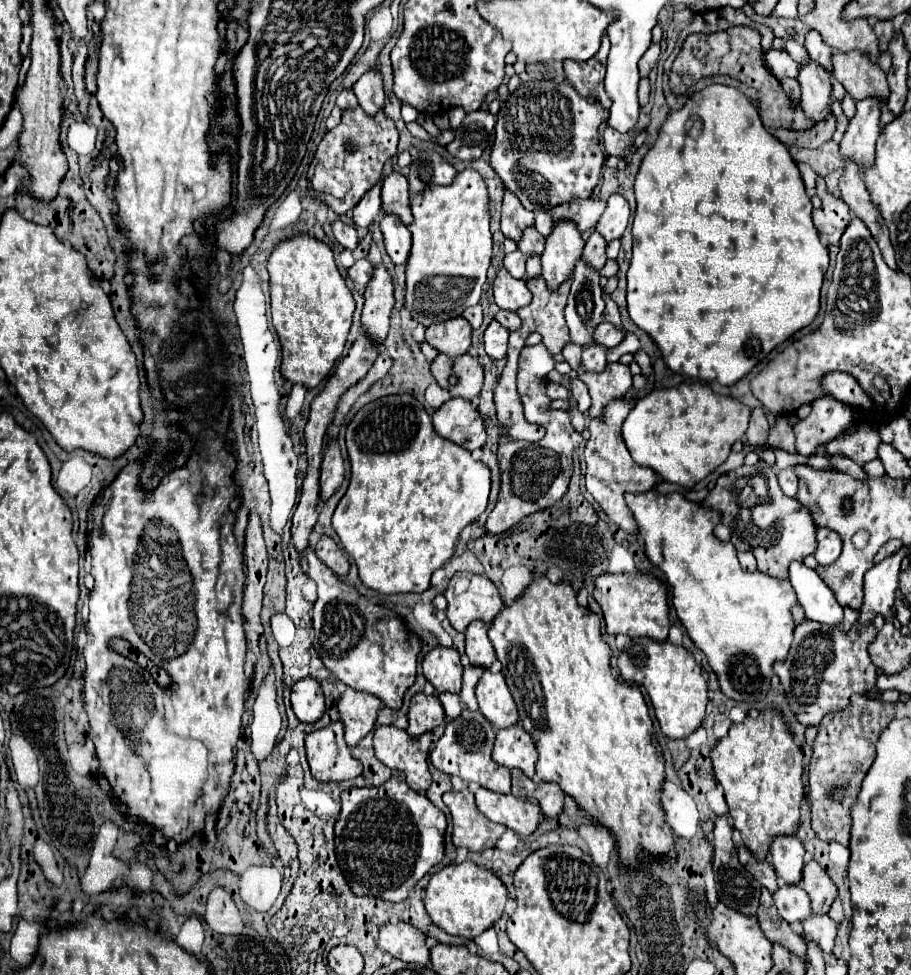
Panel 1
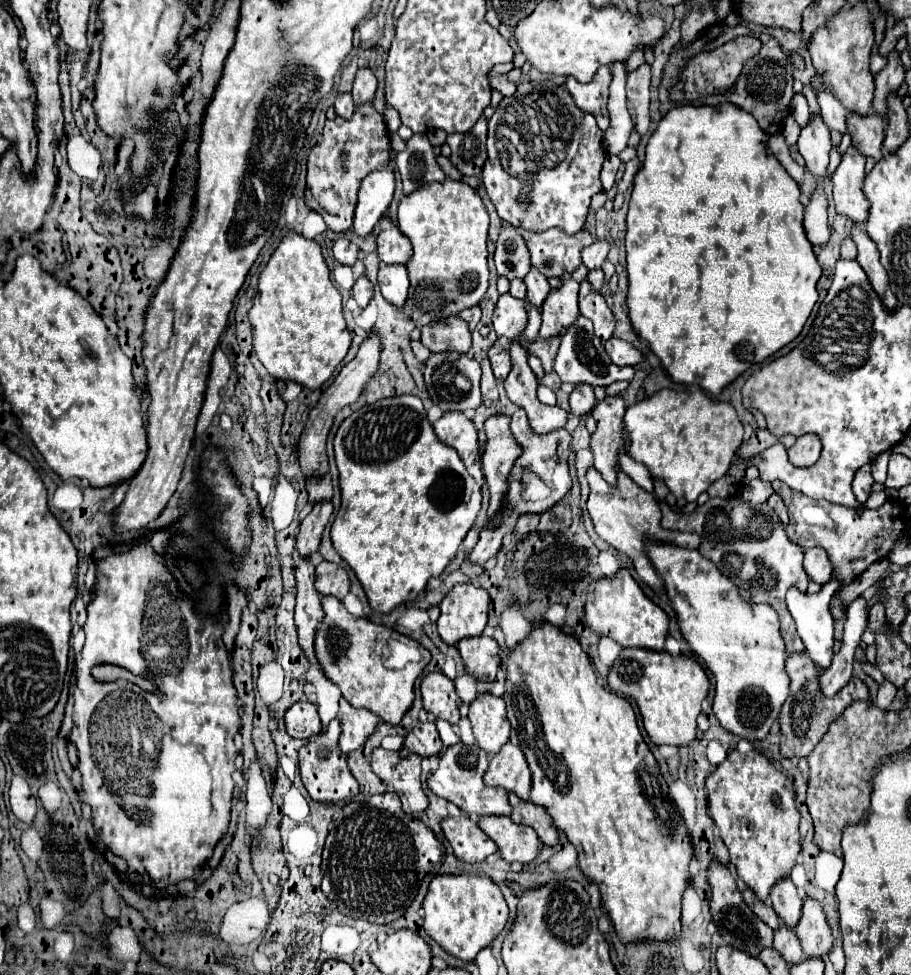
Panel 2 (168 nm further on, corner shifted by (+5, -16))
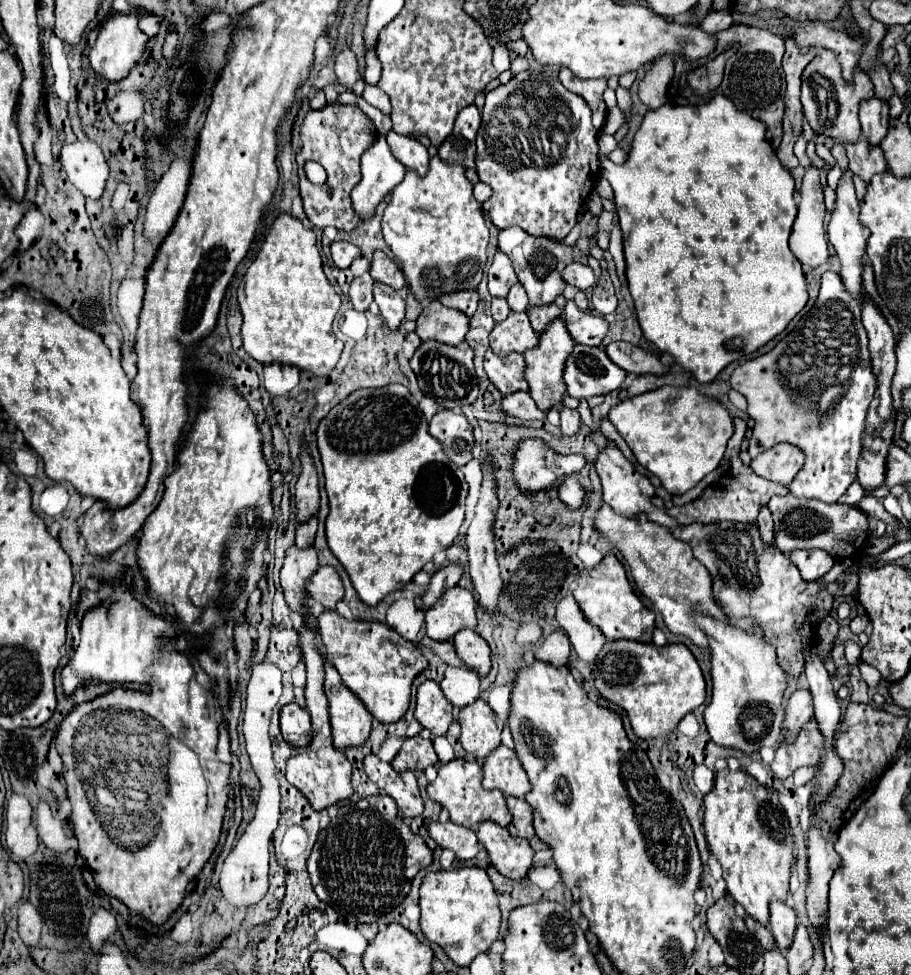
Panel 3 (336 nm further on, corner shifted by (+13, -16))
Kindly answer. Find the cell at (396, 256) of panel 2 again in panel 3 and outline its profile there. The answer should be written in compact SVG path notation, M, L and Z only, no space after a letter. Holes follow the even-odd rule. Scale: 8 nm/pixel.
M375 250L373 252L373 262L371 262L371 270L369 274L373 276L375 282L383 282L389 284L395 290L401 290L405 286L405 276L399 270L397 262L391 260L383 250Z

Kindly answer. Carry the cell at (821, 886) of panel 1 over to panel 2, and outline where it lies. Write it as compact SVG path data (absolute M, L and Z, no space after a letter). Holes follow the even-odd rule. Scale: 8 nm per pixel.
M809 898L803 902L803 916L795 928L795 934L801 942L805 958L823 958L833 946L833 936L825 914L821 912L821 904Z

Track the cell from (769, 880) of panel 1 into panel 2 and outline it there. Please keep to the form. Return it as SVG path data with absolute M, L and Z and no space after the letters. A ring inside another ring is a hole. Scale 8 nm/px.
M745 890L745 892L743 892L743 898L745 898L747 906L753 910L753 914L755 914L757 918L761 918L771 930L777 930L777 928L781 926L781 922L777 920L777 914L773 912L773 908L771 908L769 904L757 900L757 896L755 896L751 890Z

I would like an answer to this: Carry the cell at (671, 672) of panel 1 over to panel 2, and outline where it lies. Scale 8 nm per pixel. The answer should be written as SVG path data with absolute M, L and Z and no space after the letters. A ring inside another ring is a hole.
M623 648L609 668L607 682L613 692L637 702L643 726L653 744L687 746L695 740L701 702L707 698L711 688L711 682L697 660L689 656L671 656L665 650L655 652L647 648Z

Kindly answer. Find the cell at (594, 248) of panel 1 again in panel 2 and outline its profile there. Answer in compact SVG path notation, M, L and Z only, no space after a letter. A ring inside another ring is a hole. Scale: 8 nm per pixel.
M583 280L581 290L579 290L579 310L581 310L581 316L585 316L593 322L597 338L607 342L613 336L613 330L615 330L613 312L607 306L605 298L601 294L593 292L593 288L589 286L587 280Z

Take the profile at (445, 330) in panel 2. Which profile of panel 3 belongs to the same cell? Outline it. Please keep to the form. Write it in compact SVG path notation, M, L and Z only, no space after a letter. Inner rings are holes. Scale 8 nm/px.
M431 302L421 316L417 318L417 336L427 340L437 340L449 346L457 346L465 340L469 330L469 318L453 308L443 306L441 302Z

